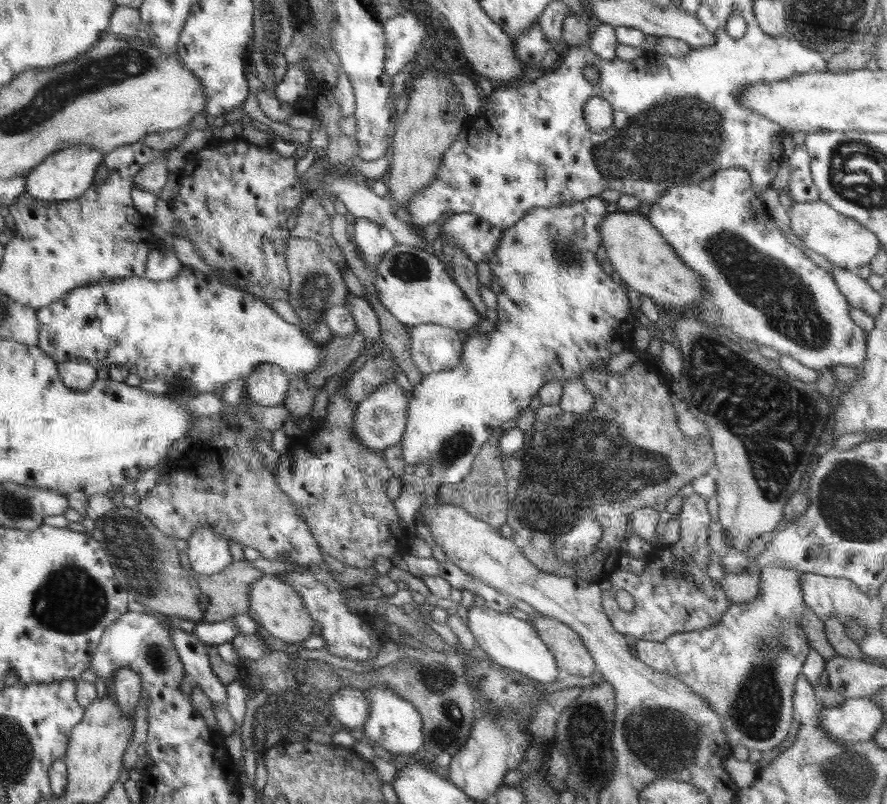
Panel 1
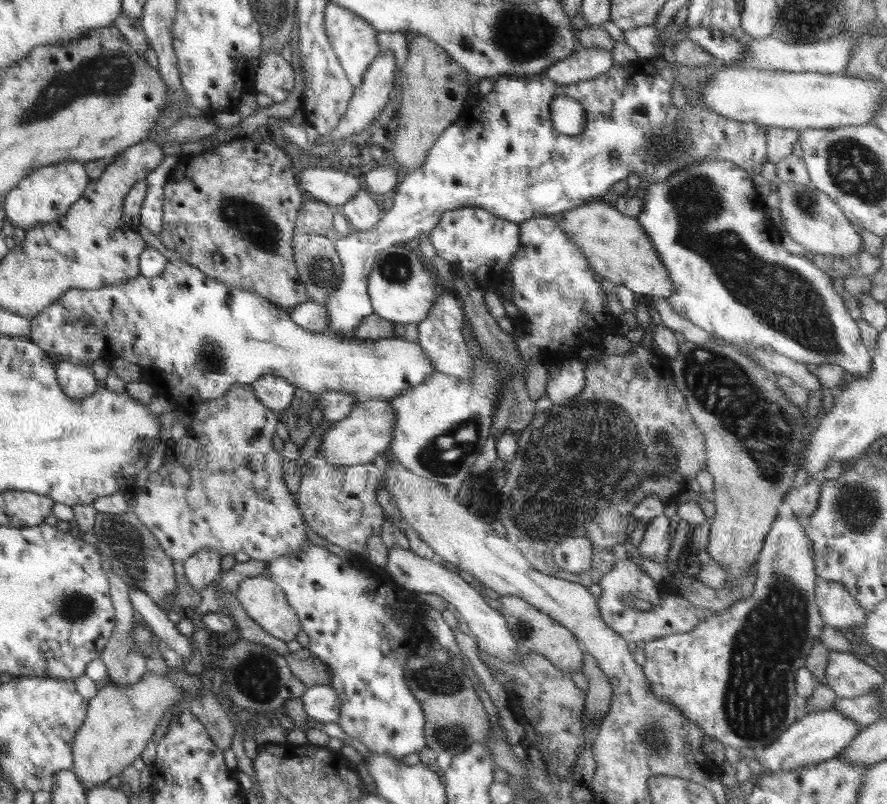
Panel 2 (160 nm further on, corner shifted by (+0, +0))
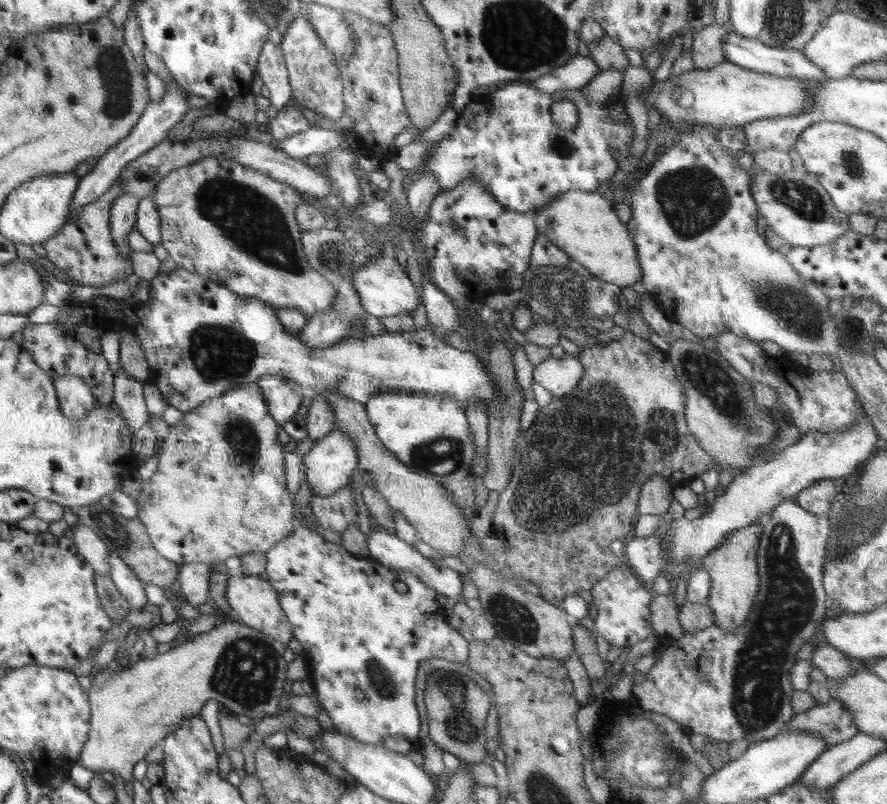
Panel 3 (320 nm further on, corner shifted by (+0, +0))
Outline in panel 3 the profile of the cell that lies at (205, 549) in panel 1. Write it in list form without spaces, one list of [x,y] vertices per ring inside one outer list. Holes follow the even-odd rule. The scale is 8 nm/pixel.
[[[192,562],[180,566],[175,587],[194,607],[204,604],[208,598],[208,574],[210,562]]]

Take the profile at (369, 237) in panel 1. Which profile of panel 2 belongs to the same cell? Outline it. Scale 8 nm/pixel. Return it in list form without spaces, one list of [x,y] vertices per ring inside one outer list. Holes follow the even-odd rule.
[[[365,188],[360,189],[352,200],[346,201],[339,209],[346,217],[352,231],[368,232],[374,230],[383,214]]]

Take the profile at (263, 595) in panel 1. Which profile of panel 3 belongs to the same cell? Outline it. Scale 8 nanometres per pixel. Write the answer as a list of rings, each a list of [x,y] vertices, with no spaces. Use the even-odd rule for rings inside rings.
[[[231,575],[227,580],[225,595],[233,618],[239,623],[251,626],[275,640],[280,640],[279,642],[285,646],[294,637],[292,624],[288,622],[286,613],[281,609],[277,592],[268,581],[261,579],[259,575]]]

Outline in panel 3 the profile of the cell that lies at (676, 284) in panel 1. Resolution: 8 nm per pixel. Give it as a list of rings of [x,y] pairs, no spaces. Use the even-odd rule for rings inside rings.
[[[568,191],[558,196],[558,200],[548,204],[548,208],[542,208],[534,215],[534,223],[537,227],[537,234],[544,234],[544,237],[560,250],[567,253],[580,265],[583,265],[594,275],[604,282],[616,284],[622,288],[635,283],[642,283],[642,269],[640,261],[636,256],[636,245],[628,233],[628,226],[620,222],[613,203],[609,201],[600,191]]]

